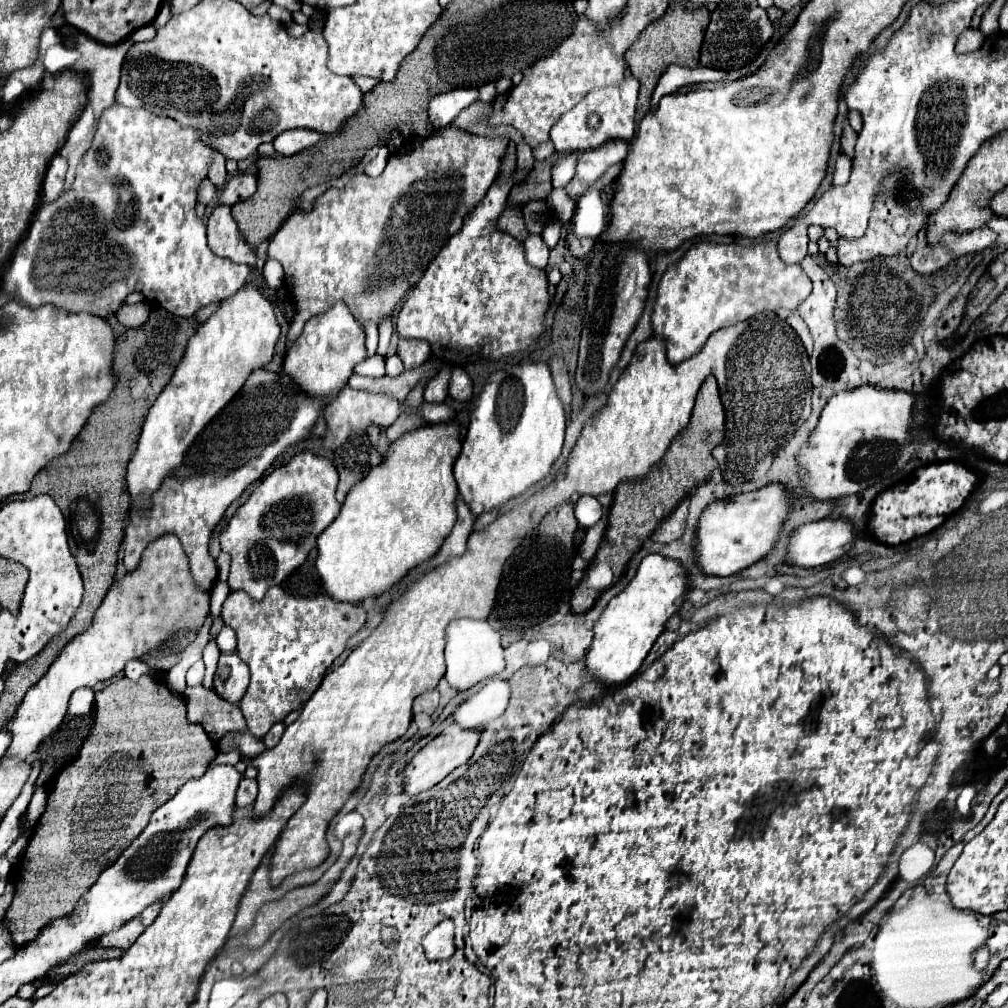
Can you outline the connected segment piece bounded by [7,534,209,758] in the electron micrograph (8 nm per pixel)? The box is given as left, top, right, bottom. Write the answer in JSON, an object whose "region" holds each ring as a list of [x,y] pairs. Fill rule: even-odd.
{"region":[[[165,534],[151,542],[135,572],[125,574],[119,586],[113,586],[91,626],[75,636],[51,664],[49,672],[29,688],[15,718],[9,722],[9,732],[13,742],[7,756],[27,758],[39,744],[53,734],[67,712],[67,702],[77,688],[93,688],[97,682],[105,682],[119,674],[129,660],[143,658],[149,650],[157,648],[161,642],[175,638],[179,630],[199,630],[209,612],[209,592],[201,592],[187,568],[185,552],[181,542],[173,534]]]}

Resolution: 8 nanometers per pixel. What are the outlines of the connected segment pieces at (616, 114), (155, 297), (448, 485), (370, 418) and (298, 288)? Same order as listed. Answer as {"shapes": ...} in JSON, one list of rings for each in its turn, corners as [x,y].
{"shapes":[[[[625,76],[615,86],[591,90],[573,110],[563,114],[559,122],[551,128],[551,140],[557,152],[583,152],[595,150],[611,140],[631,142],[635,134],[635,106],[637,106],[639,80],[635,76]]],[[[113,104],[113,108],[107,108],[103,112],[103,116],[99,118],[99,126],[97,126],[97,132],[93,136],[91,148],[83,154],[83,158],[77,166],[77,176],[75,176],[73,186],[67,192],[63,192],[55,202],[43,204],[37,210],[29,230],[27,230],[25,240],[17,246],[9,266],[3,272],[5,294],[13,300],[27,304],[31,310],[37,310],[45,304],[51,304],[51,306],[65,310],[65,312],[73,312],[73,314],[89,312],[89,314],[101,316],[101,318],[113,316],[119,310],[119,306],[123,304],[125,296],[131,292],[141,292],[147,298],[147,302],[157,302],[161,308],[169,310],[175,316],[183,316],[183,318],[191,318],[199,308],[203,308],[207,304],[215,304],[223,298],[229,298],[235,290],[239,290],[247,282],[251,268],[247,264],[237,264],[237,262],[231,262],[227,258],[213,254],[207,246],[207,234],[205,234],[207,226],[195,214],[197,186],[207,176],[207,168],[211,164],[211,154],[213,154],[213,150],[201,142],[201,132],[197,132],[193,128],[181,128],[175,120],[153,116],[151,112],[145,112],[145,110],[131,110],[131,108],[125,108],[121,104]]],[[[455,422],[421,426],[395,440],[381,466],[373,468],[361,484],[355,484],[345,498],[335,522],[317,538],[315,568],[325,594],[337,602],[361,604],[365,598],[379,598],[393,588],[413,566],[431,558],[451,532],[457,514],[457,484],[453,464],[461,452],[459,426]]],[[[343,386],[341,392],[337,394],[335,402],[329,402],[325,406],[323,414],[325,414],[325,420],[329,422],[331,448],[335,448],[335,446],[341,446],[349,438],[349,434],[365,430],[369,424],[377,424],[377,426],[385,426],[385,428],[391,426],[399,416],[399,402],[387,394],[375,394],[375,392]]],[[[451,124],[439,136],[425,138],[413,150],[397,152],[397,158],[389,158],[379,178],[355,174],[343,188],[329,188],[321,194],[311,212],[291,214],[271,238],[267,250],[267,260],[279,260],[283,264],[285,286],[299,306],[295,322],[289,328],[289,342],[301,334],[309,318],[327,312],[339,300],[349,306],[359,322],[373,320],[379,324],[389,316],[405,292],[421,278],[433,256],[461,230],[463,218],[485,198],[499,174],[507,144],[507,136],[485,138]]]]}

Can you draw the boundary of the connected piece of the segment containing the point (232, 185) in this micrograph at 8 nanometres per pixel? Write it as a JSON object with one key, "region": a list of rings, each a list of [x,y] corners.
{"region":[[[237,174],[225,184],[217,204],[219,206],[233,206],[237,202],[243,202],[243,200],[251,198],[255,194],[255,190],[257,190],[257,176],[253,176],[253,174]]]}

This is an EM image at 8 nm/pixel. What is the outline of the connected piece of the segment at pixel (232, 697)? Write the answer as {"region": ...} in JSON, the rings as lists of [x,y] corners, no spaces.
{"region":[[[221,654],[213,678],[215,692],[221,698],[237,704],[241,702],[247,684],[249,684],[249,666],[237,654]]]}

